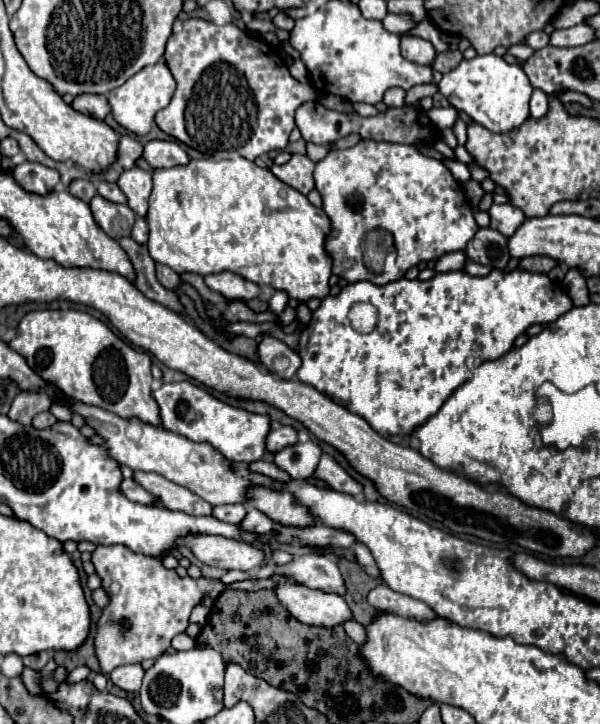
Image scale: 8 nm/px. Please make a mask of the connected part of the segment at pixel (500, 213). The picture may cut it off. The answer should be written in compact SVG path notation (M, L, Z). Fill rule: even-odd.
M494 203L488 213L490 213L490 227L500 231L506 237L510 237L522 225L522 221L526 219L524 213L510 203L504 203L504 205Z

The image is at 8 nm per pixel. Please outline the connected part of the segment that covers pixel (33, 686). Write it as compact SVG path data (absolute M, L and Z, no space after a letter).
M24 669L20 677L22 677L26 689L28 689L32 695L42 695L42 691L40 691L40 677L38 677L36 671L32 671L32 669Z

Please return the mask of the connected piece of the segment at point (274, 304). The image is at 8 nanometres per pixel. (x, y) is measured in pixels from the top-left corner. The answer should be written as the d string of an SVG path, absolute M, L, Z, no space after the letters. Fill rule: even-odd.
M276 291L274 293L274 297L270 299L270 311L274 311L274 313L282 313L284 311L284 307L288 305L288 293L284 293L284 291Z

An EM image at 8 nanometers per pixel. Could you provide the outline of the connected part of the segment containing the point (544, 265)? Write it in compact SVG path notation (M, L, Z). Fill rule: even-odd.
M534 255L534 257L524 257L520 261L522 271L532 271L532 273L548 273L552 267L556 267L556 259L544 257L544 255Z

